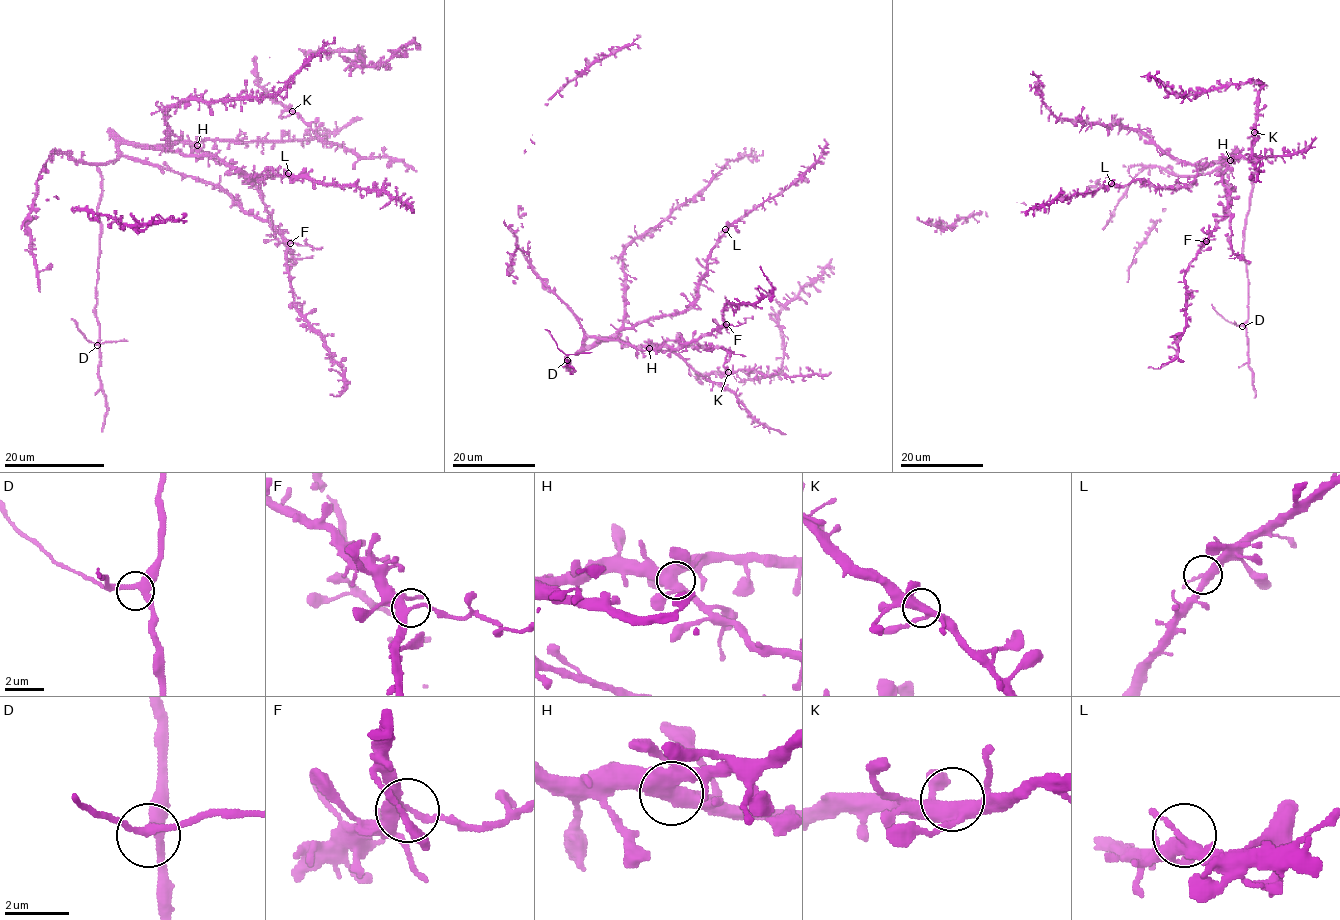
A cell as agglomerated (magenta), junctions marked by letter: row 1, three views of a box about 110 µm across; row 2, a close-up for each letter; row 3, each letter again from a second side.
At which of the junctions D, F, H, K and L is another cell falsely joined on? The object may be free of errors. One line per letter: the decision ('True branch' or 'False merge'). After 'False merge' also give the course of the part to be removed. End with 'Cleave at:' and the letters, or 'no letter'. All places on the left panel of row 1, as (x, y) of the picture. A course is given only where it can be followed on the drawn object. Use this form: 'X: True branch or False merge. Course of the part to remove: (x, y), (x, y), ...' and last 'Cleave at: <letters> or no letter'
D: True branch
F: False merge. Course of the part to remove: (290, 243), (313, 249), (322, 247)
H: True branch
K: True branch
L: True branch
Cleave at: F

